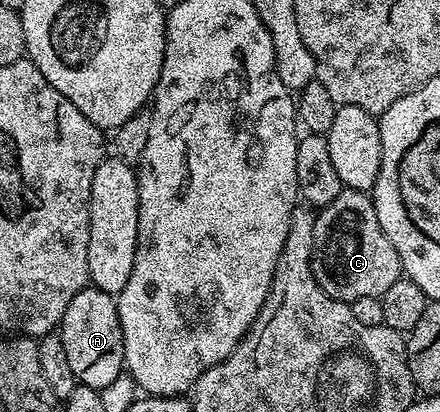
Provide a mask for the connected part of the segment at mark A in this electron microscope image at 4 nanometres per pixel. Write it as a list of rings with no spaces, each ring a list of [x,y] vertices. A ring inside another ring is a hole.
[[[92,285],[75,293],[75,297],[71,297],[71,305],[67,305],[67,313],[63,313],[61,318],[59,336],[63,350],[67,353],[71,372],[80,386],[100,392],[123,372],[123,329],[119,325],[117,300],[114,296]]]

